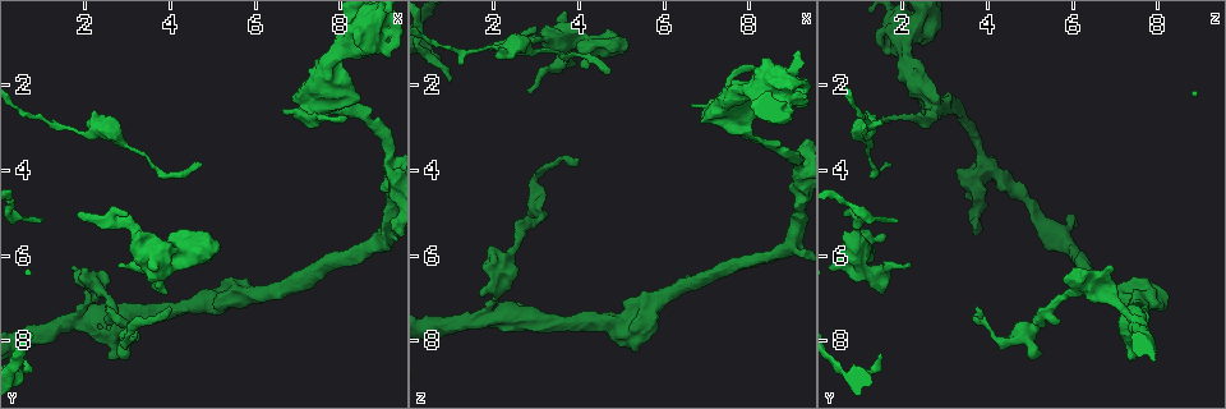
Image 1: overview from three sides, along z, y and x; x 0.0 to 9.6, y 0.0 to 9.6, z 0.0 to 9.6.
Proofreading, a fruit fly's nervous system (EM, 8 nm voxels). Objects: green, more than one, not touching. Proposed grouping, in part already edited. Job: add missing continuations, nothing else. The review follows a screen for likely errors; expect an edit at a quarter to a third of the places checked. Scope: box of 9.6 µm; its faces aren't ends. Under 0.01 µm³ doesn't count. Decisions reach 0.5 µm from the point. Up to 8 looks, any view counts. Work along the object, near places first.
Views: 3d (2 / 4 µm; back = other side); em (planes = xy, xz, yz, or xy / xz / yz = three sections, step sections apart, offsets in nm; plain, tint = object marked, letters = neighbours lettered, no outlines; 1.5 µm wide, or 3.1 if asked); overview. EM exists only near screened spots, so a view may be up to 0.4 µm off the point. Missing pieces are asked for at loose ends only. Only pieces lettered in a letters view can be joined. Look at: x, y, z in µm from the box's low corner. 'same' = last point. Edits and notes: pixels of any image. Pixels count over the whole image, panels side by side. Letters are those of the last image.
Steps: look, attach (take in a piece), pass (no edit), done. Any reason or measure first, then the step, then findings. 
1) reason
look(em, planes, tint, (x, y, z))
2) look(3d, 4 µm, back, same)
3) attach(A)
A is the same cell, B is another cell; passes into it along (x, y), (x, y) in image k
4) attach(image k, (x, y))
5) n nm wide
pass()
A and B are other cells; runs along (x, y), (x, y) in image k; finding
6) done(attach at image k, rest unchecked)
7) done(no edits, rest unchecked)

look(3d, 2 µm, (1.70, 6.20, 7.00))

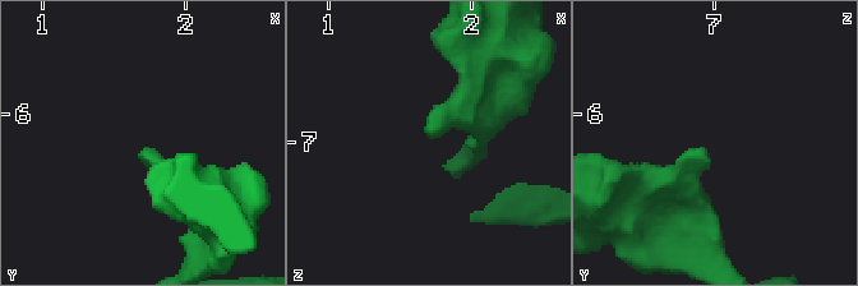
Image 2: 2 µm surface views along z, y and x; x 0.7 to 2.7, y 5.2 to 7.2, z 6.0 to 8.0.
look(em, yz, step 4, letters, (1.72, 6.26, 6.94))

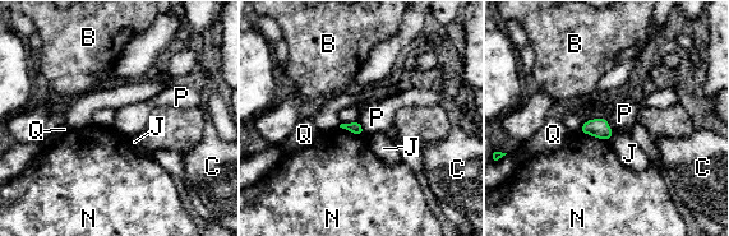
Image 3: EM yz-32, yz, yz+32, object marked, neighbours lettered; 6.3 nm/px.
cut it another way
look(em, planes, letters, same)

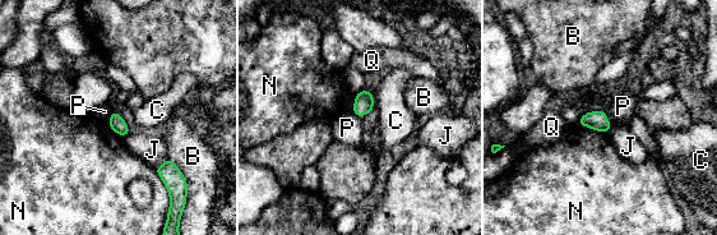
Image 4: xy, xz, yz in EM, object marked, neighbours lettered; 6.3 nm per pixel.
100 nm wide; N touches over 200 nm
pass()
B, C, J, N, P and Q are other cells; no lettered piece goes on from it

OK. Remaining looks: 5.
thin end
look(3d, 2 µm, back, (1.05, 5.15, 1.85))

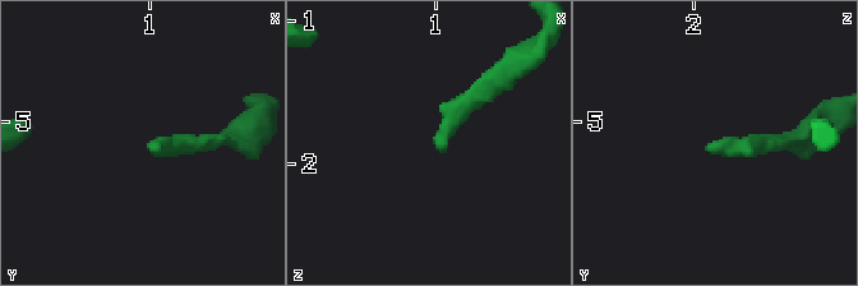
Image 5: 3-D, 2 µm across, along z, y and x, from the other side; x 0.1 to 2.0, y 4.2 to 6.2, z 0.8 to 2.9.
shape alone is not enough
look(em, yz, step 4, letters, (1.00, 5.20, 1.90))

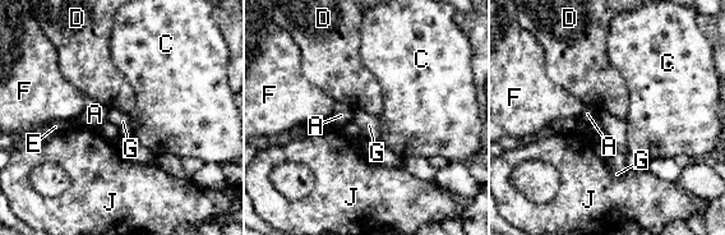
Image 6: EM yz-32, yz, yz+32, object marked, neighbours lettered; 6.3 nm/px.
look(em, planes, letters, same)

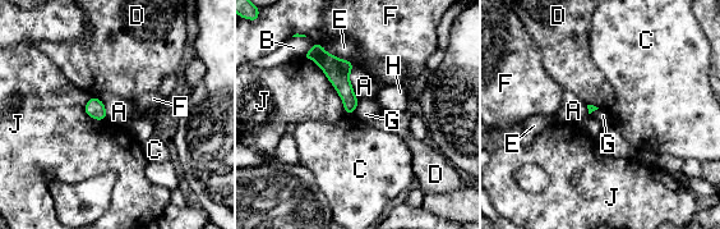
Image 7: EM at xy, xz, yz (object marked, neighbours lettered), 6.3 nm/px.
pass()
A, B, C, D, E, F, G, H and J are other cells; border along (359, 101), (352, 114) in image 7; none of them fits

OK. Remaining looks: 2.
free end
look(3d, 2 µm, (2.75, 4.80, 0.80))

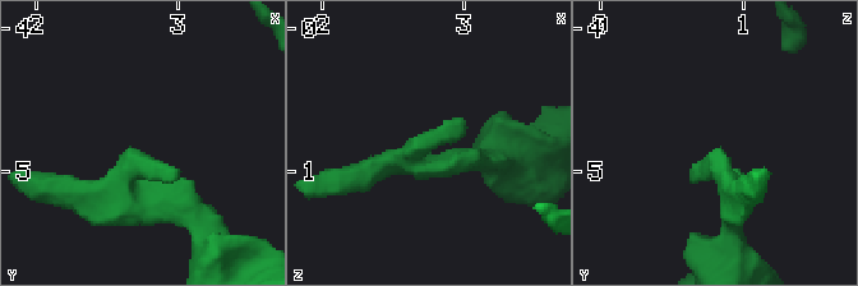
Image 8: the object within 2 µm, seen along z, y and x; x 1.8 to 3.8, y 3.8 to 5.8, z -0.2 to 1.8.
look(em, yz, step 4, letters, (2.72, 4.88, 0.74))

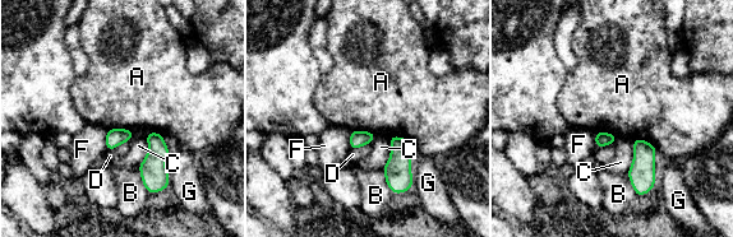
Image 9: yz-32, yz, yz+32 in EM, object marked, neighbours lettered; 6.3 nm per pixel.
pass()
A, B, C, D, F and G are other cells; border along (390, 136), (404, 136), (414, 149) in image 9; none of them fits

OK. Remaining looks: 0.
done(no edits, rest unchecked)

